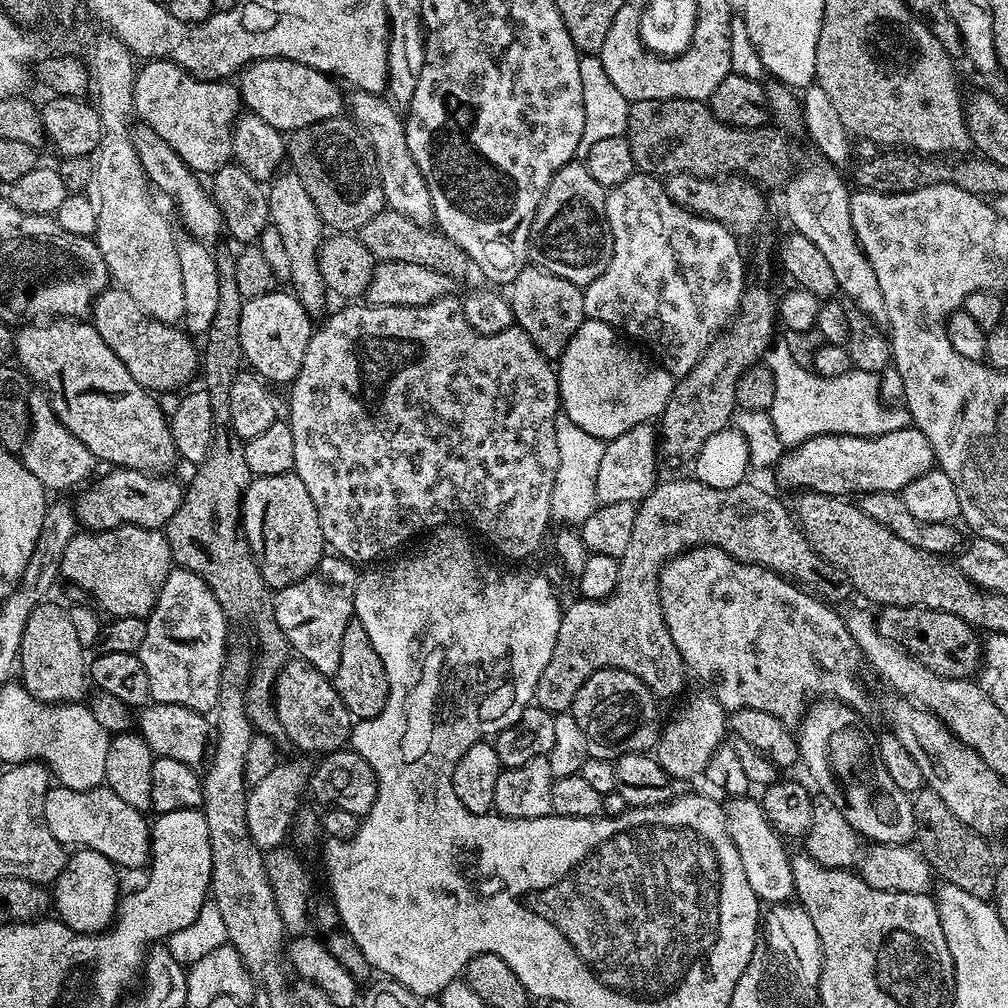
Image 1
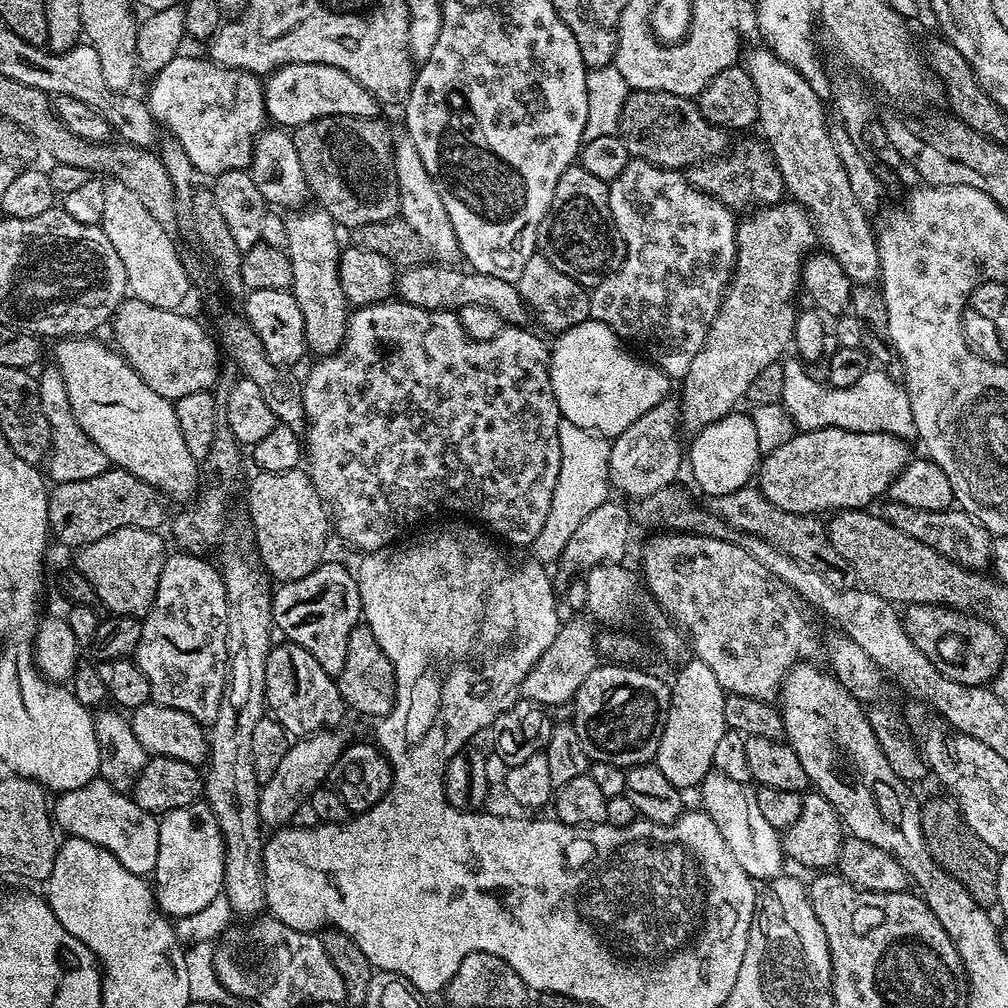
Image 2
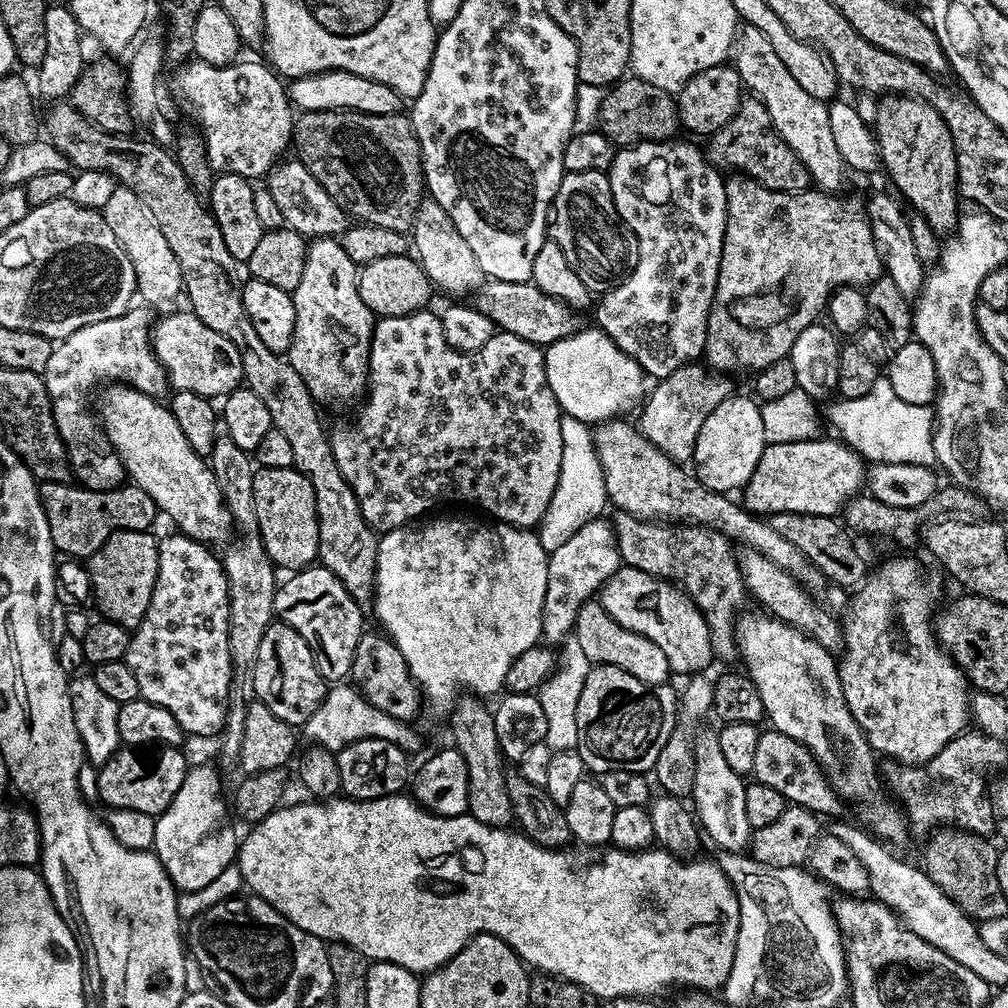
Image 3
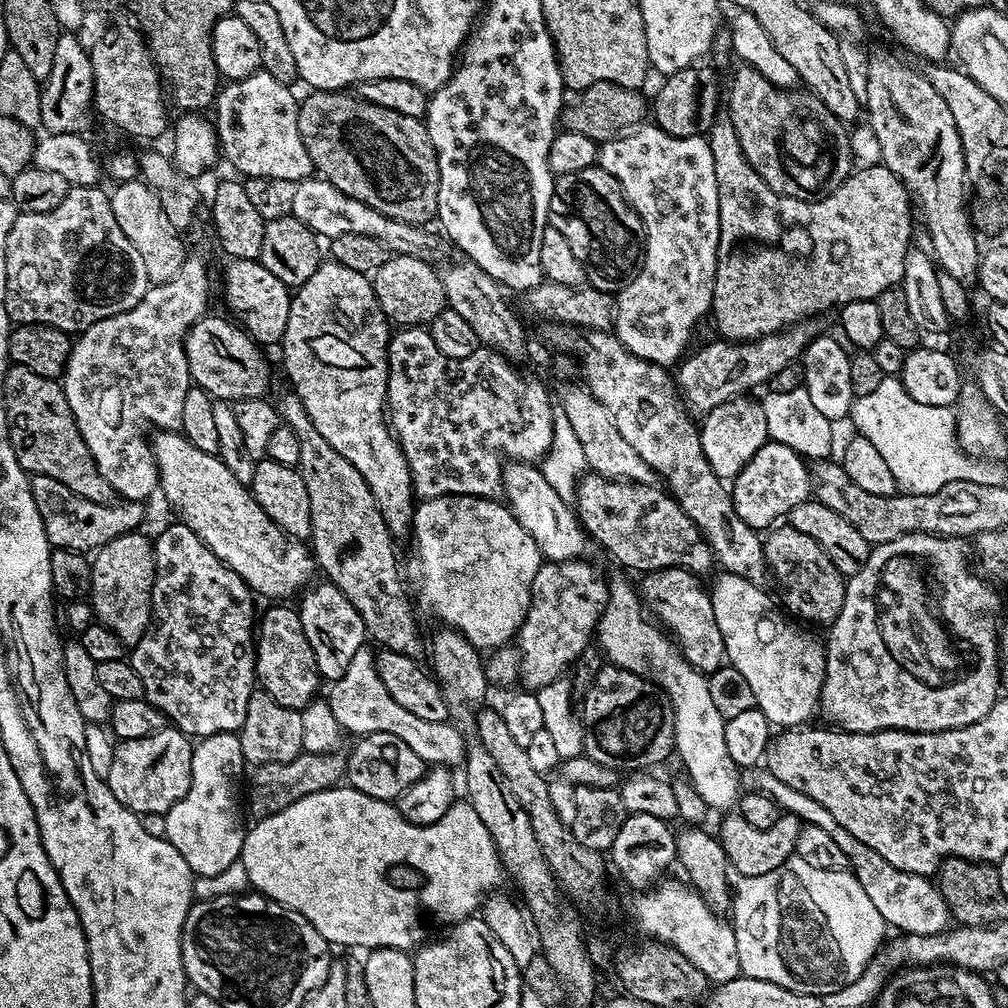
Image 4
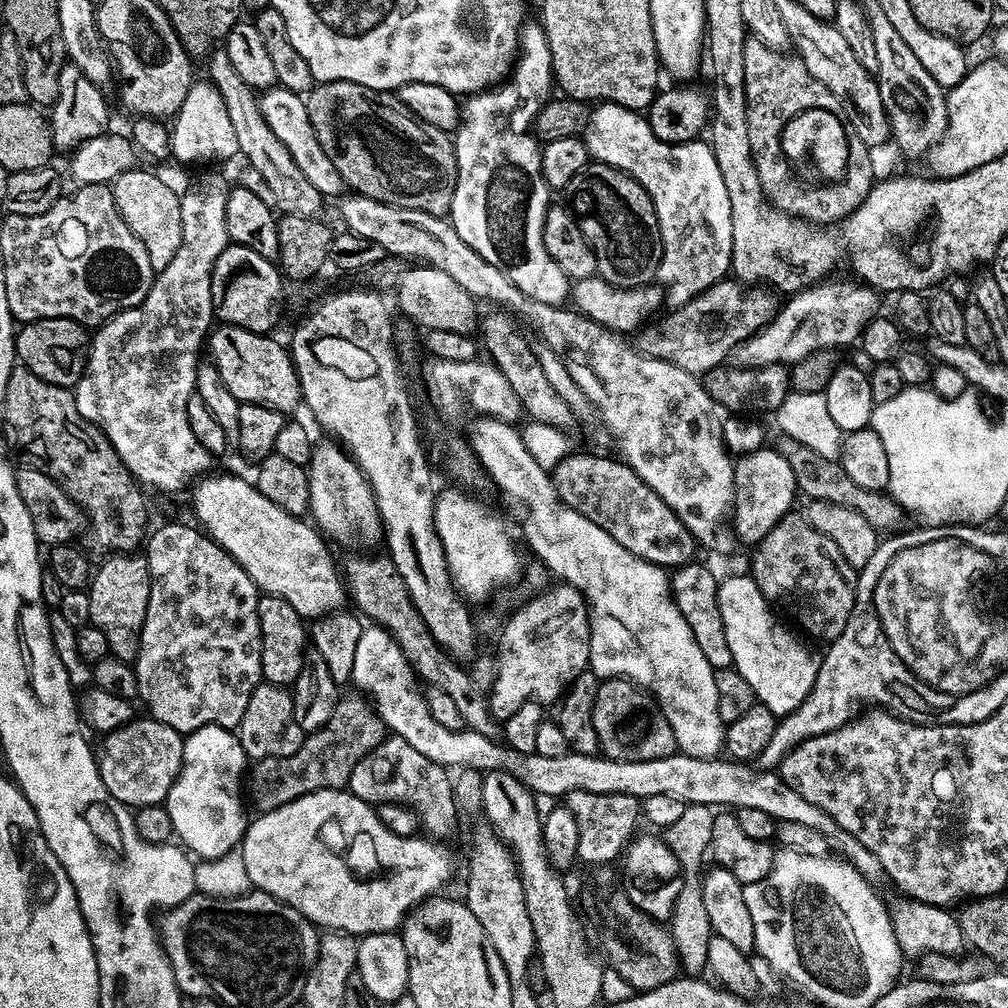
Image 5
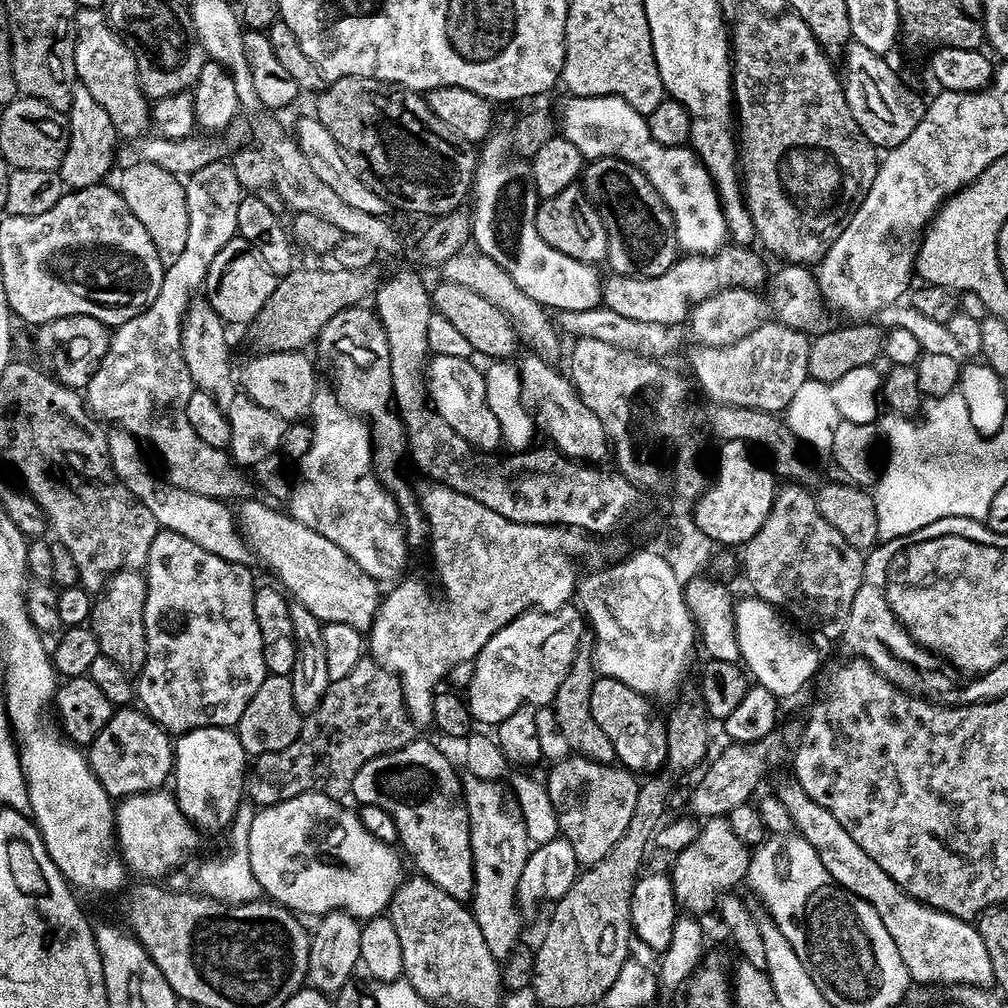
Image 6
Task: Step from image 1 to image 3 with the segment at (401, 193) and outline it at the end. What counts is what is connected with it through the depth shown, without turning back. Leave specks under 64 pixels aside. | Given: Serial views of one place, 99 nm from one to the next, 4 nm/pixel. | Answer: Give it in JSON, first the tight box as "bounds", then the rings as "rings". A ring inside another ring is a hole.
{"bounds":[410,200,486,294],"rings":[[[421,200],[410,229],[410,244],[415,259],[419,260],[428,279],[437,289],[472,294],[486,279],[482,266],[478,266],[478,258],[474,258],[474,250],[470,250],[466,238],[458,234],[458,226],[454,226],[450,214],[446,214],[446,210],[442,210],[436,200]]]}

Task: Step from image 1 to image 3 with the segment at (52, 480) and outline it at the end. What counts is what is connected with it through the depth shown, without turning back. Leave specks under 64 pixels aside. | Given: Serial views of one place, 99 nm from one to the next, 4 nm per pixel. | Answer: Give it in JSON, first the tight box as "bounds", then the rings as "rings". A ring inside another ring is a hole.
{"bounds":[42,306,169,492],"rings":[[[133,306],[123,312],[118,318],[106,318],[102,322],[94,322],[90,326],[82,326],[82,330],[74,330],[74,334],[63,337],[53,347],[50,362],[46,362],[46,370],[42,373],[44,385],[52,399],[52,417],[56,422],[64,448],[68,451],[68,466],[72,475],[83,487],[96,488],[99,492],[106,492],[109,488],[118,488],[125,483],[126,471],[124,461],[120,459],[119,452],[113,448],[103,431],[98,430],[98,416],[94,411],[94,396],[92,391],[96,388],[96,380],[119,382],[129,388],[137,388],[147,396],[164,398],[169,395],[168,370],[160,357],[156,355],[150,333],[154,327],[154,316],[144,306]]]}

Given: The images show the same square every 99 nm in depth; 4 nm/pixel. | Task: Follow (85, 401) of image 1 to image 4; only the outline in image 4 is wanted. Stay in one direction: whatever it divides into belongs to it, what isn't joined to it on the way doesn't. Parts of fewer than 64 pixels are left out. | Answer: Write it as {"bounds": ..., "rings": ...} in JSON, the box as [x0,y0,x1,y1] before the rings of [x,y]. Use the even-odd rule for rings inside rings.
{"bounds":[150,431,314,602],"rings":[[[157,431],[151,437],[150,447],[152,456],[156,459],[156,469],[160,471],[159,491],[161,493],[164,491],[169,506],[180,515],[177,516],[179,523],[194,530],[194,534],[198,534],[198,538],[203,544],[226,567],[234,570],[234,574],[241,576],[244,583],[257,597],[273,596],[271,598],[273,601],[280,602],[288,598],[284,596],[294,595],[293,597],[295,597],[301,590],[309,587],[310,581],[313,579],[313,577],[311,578],[312,568],[314,572],[314,557],[309,545],[303,539],[289,536],[276,525],[267,516],[266,510],[258,504],[246,485],[238,482],[238,478],[234,478],[234,474],[230,474],[230,470],[226,470],[219,455],[211,456],[198,450],[198,446],[194,446],[179,431]]]}

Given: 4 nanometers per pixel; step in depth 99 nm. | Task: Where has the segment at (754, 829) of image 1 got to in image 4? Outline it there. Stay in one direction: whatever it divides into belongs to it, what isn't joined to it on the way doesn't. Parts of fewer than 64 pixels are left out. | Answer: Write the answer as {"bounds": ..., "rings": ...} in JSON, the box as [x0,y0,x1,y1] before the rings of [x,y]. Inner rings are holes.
{"bounds":[594,580,742,810],"rings":[[[612,580],[608,586],[608,605],[603,614],[600,615],[599,625],[594,633],[595,639],[600,640],[600,648],[604,651],[604,660],[615,664],[617,668],[625,668],[634,674],[644,677],[646,680],[657,684],[672,703],[674,710],[674,734],[676,735],[675,755],[684,759],[684,768],[687,779],[691,780],[694,790],[705,800],[709,809],[724,808],[732,810],[737,807],[742,795],[740,787],[741,769],[726,754],[726,734],[724,733],[724,719],[722,714],[714,706],[710,698],[710,686],[707,675],[699,672],[697,668],[676,647],[675,640],[668,635],[667,631],[659,623],[654,622],[653,617],[646,611],[646,605],[638,591],[635,583],[628,580]]]}

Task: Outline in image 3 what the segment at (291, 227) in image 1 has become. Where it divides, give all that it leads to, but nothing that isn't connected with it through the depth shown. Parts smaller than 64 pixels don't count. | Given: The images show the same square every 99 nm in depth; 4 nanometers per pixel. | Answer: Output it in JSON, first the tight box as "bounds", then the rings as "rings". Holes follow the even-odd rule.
{"bounds":[286,238,374,405],"rings":[[[316,238],[307,245],[305,269],[292,294],[294,302],[294,338],[290,342],[286,358],[302,374],[312,399],[321,405],[335,400],[352,400],[363,397],[368,386],[368,351],[372,345],[374,317],[372,311],[362,302],[358,294],[358,265],[342,250],[339,239]]]}

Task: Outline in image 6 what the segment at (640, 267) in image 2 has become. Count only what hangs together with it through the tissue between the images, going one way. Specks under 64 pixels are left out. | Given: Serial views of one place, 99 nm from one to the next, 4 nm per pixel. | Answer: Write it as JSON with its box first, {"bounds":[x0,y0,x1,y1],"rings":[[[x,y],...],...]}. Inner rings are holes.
{"bounds":[558,96,729,256],"rings":[[[573,96],[567,97],[568,101],[561,106],[558,111],[558,132],[565,136],[584,156],[585,161],[597,160],[613,156],[619,160],[624,160],[630,166],[634,166],[658,190],[662,202],[672,215],[672,221],[676,227],[676,247],[681,253],[689,256],[710,256],[725,247],[729,239],[724,209],[720,207],[720,196],[716,193],[714,182],[706,170],[706,166],[699,160],[691,147],[685,146],[662,146],[662,142],[654,142],[650,135],[650,126],[647,119],[634,106],[630,106],[622,98],[617,96]]]}

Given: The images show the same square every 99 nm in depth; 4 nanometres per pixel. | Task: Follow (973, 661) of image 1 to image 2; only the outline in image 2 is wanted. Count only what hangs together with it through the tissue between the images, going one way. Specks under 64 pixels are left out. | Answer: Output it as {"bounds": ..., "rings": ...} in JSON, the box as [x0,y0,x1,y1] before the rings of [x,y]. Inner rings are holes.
{"bounds":[902,604,1006,686],"rings":[[[909,604],[903,609],[902,623],[904,633],[930,658],[930,662],[946,678],[954,682],[962,682],[966,686],[984,686],[989,682],[995,681],[1000,673],[1000,667],[1006,663],[1004,656],[1005,637],[998,634],[994,626],[987,624],[982,618],[972,616],[969,612],[959,612],[953,608],[945,608],[943,604]]]}

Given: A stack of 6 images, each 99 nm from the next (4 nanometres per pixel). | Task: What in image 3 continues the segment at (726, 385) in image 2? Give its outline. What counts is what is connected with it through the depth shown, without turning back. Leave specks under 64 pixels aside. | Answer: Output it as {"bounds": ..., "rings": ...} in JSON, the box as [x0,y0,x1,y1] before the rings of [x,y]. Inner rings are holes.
{"bounds":[703,174,882,374],"rings":[[[732,174],[724,181],[726,190],[726,230],[724,231],[724,241],[722,242],[722,258],[720,259],[720,269],[718,270],[718,282],[714,290],[712,299],[712,309],[708,315],[708,325],[706,326],[706,342],[704,343],[703,359],[709,369],[720,374],[733,374],[732,372],[744,372],[747,368],[759,370],[770,366],[770,362],[778,362],[785,359],[791,353],[794,346],[794,338],[806,326],[817,323],[821,319],[822,313],[827,309],[828,297],[838,288],[860,288],[873,284],[882,274],[882,253],[876,247],[872,237],[872,224],[867,215],[852,200],[839,200],[841,197],[836,194],[829,194],[819,190],[805,190],[799,194],[785,194],[775,192],[761,184],[760,181],[752,179],[747,174]]]}

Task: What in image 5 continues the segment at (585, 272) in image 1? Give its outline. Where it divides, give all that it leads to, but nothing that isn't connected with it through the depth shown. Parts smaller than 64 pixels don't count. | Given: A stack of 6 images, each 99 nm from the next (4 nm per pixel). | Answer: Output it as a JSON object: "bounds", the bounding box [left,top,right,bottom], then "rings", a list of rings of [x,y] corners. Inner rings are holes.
{"bounds":[566,162,660,288],"rings":[[[590,162],[581,172],[574,174],[574,178],[568,183],[566,195],[572,215],[594,250],[598,275],[619,288],[639,288],[647,285],[647,280],[651,281],[655,277],[656,268],[660,264],[660,231],[652,199],[646,194],[646,190],[642,190],[638,181],[608,164]]]}

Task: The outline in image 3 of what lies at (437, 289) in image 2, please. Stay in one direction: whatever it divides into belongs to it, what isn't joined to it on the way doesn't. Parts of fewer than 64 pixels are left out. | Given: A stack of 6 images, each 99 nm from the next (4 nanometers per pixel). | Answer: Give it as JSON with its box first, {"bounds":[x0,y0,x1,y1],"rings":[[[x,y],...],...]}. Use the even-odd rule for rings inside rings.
{"bounds":[474,278,582,346],"rings":[[[491,278],[474,293],[474,307],[486,318],[490,318],[501,332],[509,332],[531,344],[547,346],[579,332],[582,327],[581,313],[573,310],[569,304],[538,290],[531,282],[502,282]]]}

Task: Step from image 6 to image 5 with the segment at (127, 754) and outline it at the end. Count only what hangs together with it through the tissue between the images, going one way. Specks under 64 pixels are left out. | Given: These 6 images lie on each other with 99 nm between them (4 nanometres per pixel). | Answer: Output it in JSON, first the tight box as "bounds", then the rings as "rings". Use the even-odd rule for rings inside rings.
{"bounds":[98,718,184,810],"rings":[[[136,718],[103,740],[104,753],[98,756],[100,777],[113,798],[132,810],[163,805],[184,765],[184,736],[160,720]]]}

